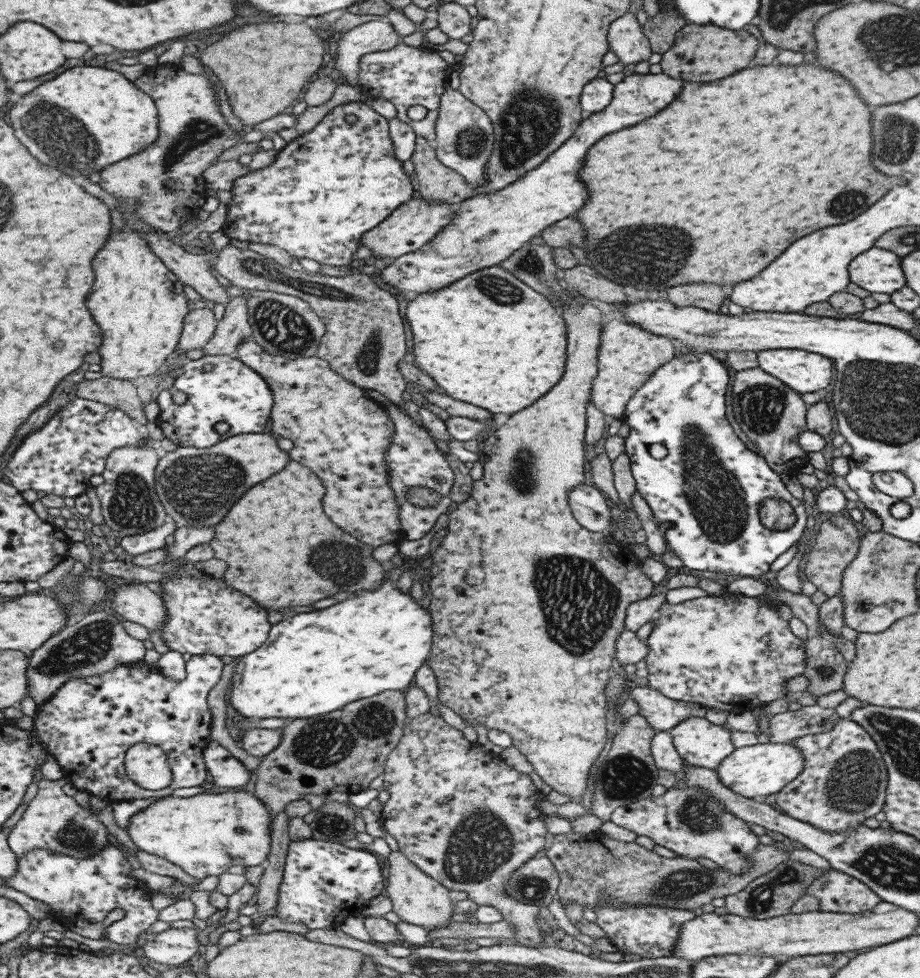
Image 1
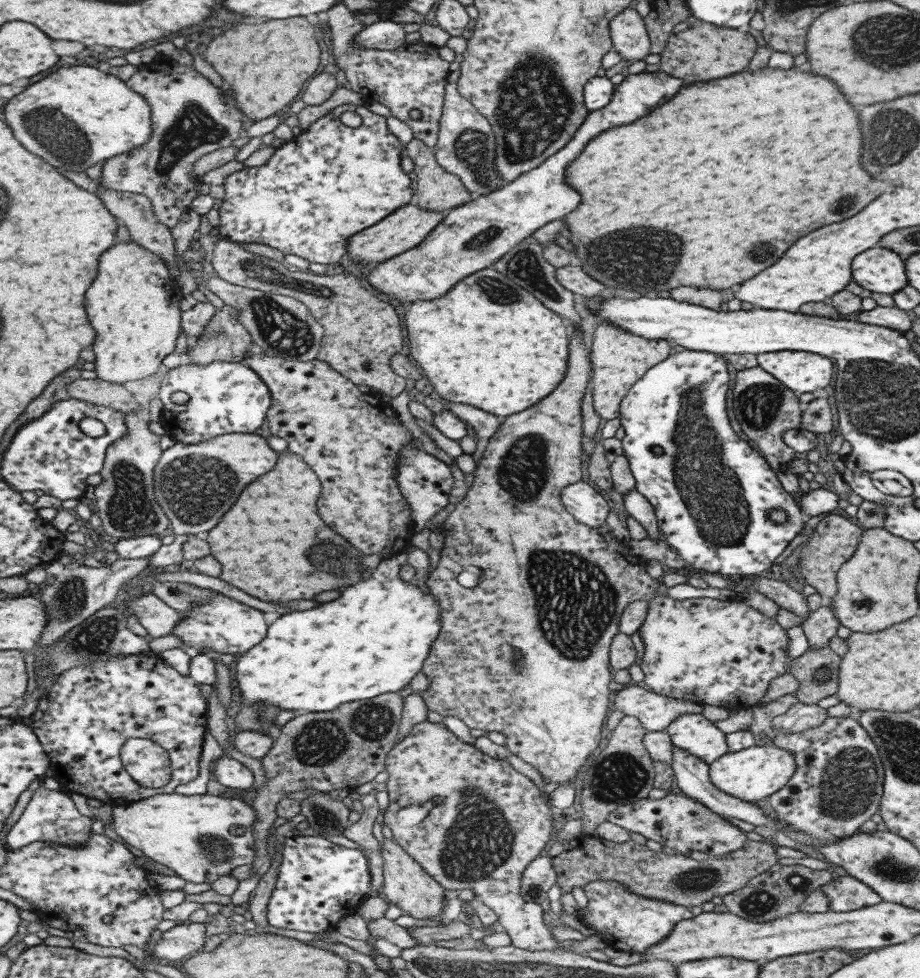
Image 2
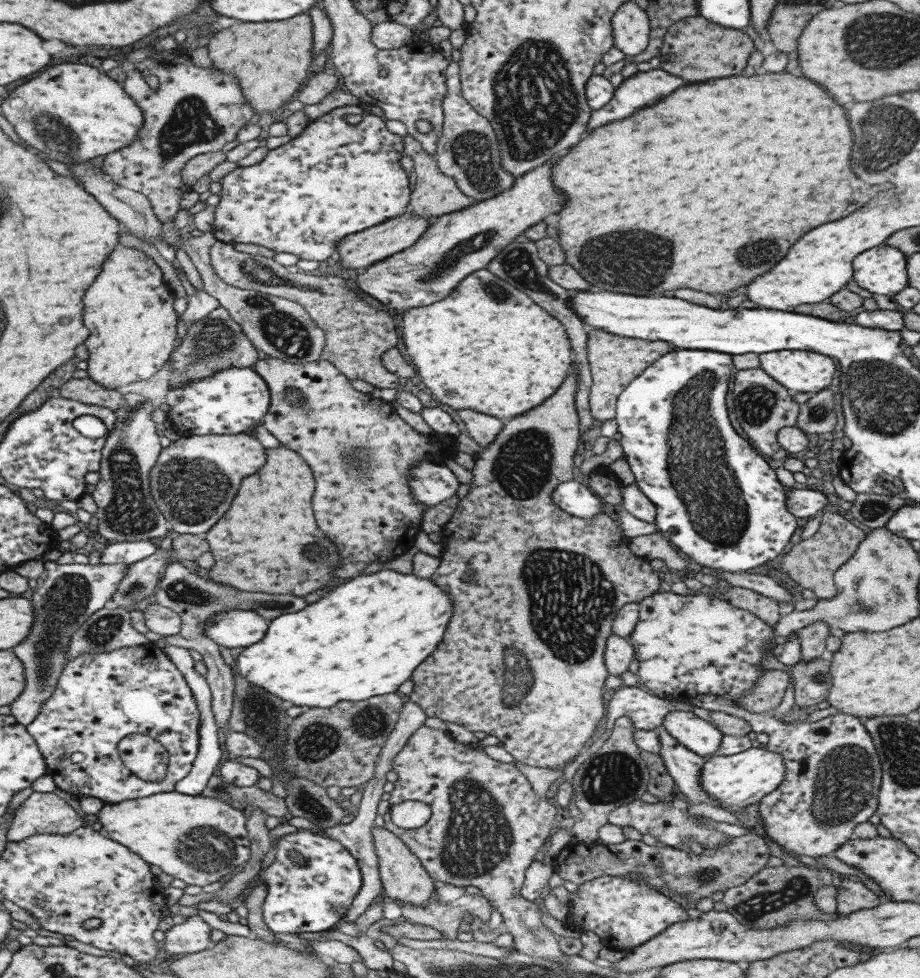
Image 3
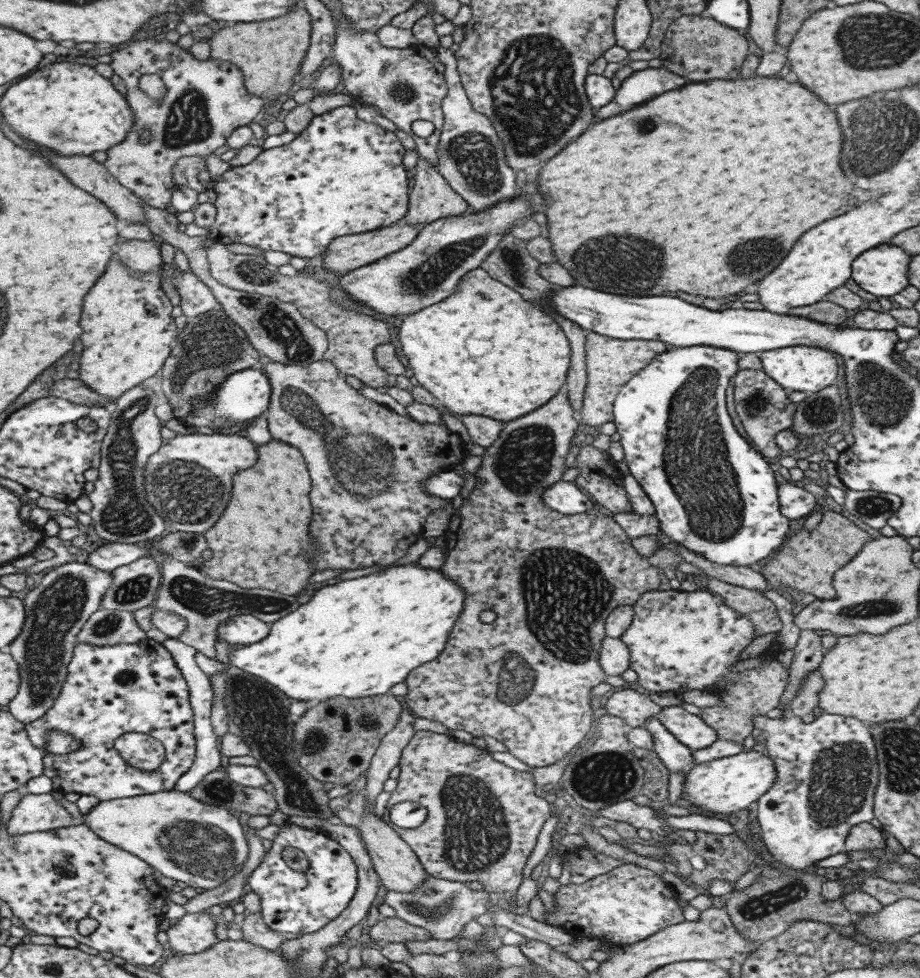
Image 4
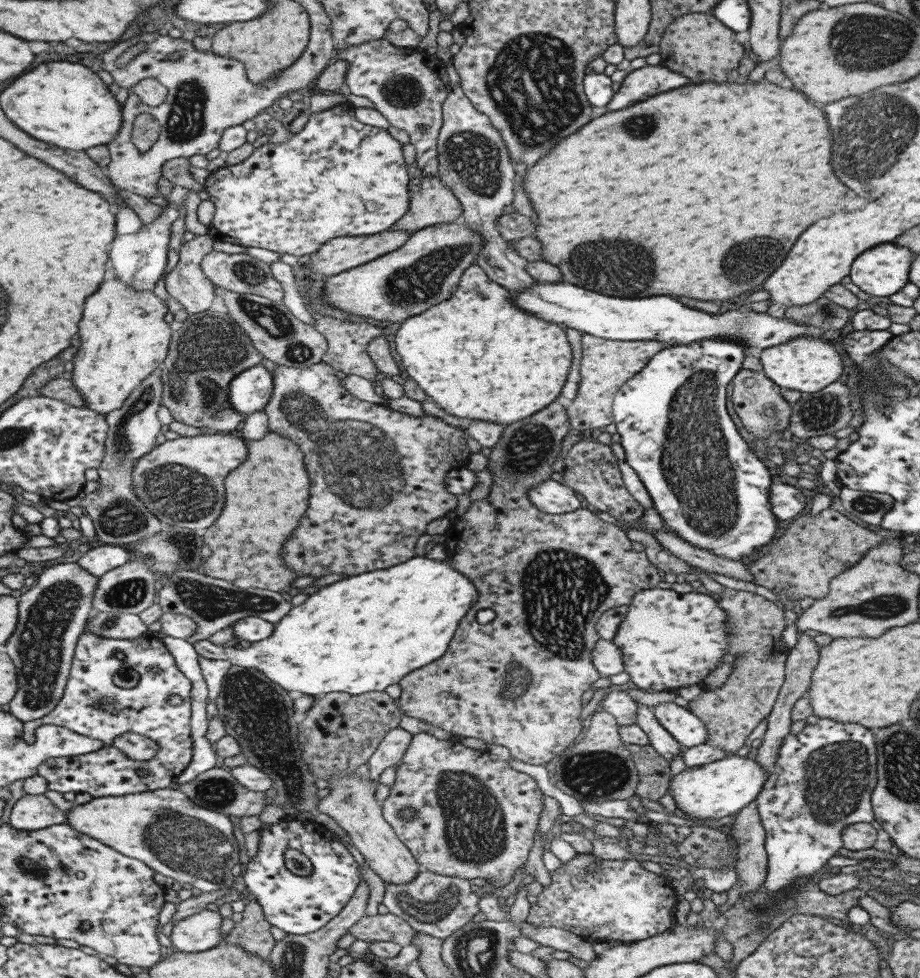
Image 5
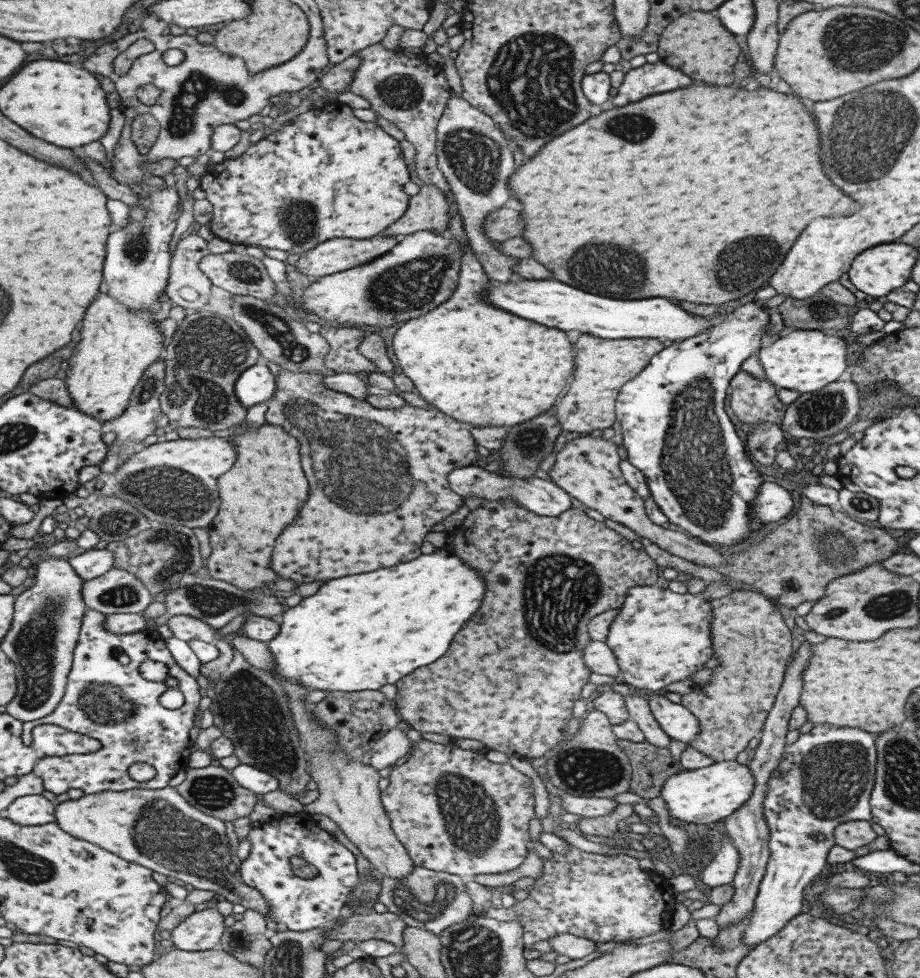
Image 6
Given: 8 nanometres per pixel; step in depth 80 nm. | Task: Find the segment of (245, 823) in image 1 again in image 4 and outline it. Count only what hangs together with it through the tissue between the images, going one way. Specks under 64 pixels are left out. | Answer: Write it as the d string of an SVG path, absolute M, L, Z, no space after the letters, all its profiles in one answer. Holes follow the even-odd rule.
M174 788L148 795L98 801L89 812L81 814L81 818L84 826L91 828L97 836L108 841L109 844L133 853L133 856L140 857L163 876L184 882L187 887L193 889L201 888L207 891L220 886L242 868L248 855L248 845L243 837L241 825L237 818L231 815L231 811L227 811L227 808L203 804L200 800L195 800L187 793L177 792Z

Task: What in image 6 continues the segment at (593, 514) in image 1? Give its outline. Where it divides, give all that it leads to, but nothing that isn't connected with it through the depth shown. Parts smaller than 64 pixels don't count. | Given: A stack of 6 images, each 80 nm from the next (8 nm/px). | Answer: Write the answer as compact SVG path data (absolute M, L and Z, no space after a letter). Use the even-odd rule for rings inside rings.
M469 465L449 472L446 480L449 489L463 498L482 498L484 501L495 502L501 498L508 498L539 516L557 516L571 506L571 496L555 487L549 480L541 480L541 478L527 478L527 480L519 480L513 476L507 478L507 476L499 476L496 472L487 472L482 466Z

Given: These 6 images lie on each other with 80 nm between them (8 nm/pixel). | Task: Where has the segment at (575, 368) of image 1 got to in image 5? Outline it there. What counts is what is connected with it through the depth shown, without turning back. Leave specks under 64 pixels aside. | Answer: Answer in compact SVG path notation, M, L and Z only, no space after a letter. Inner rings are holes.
M553 402L547 408L539 410L535 416L529 416L525 420L517 420L515 424L509 424L503 430L499 441L491 449L488 457L489 462L485 467L492 476L489 493L484 499L471 502L465 513L453 519L449 528L443 534L446 538L445 551L447 558L445 561L471 581L477 591L476 601L469 607L464 618L460 620L446 651L432 663L408 672L400 683L402 687L401 695L395 700L400 710L411 718L419 718L419 720L451 734L483 740L488 749L503 746L503 748L507 748L511 757L521 760L521 762L527 762L527 764L543 765L549 762L553 757L558 756L564 748L573 743L575 737L583 731L581 721L579 721L579 714L581 714L581 708L583 707L581 706L581 696L600 677L600 674L593 668L590 659L593 645L600 639L595 632L595 628L593 628L595 620L613 606L628 605L634 592L653 588L660 580L658 568L650 564L643 552L632 550L626 534L614 524L605 523L594 512L582 508L576 508L571 512L561 514L547 514L537 510L527 498L526 492L531 490L535 484L549 480L549 475L553 473L551 464L559 456L563 437L570 429L569 421L565 416L565 408L557 402ZM485 608L493 610L495 617L487 624L479 624L475 621L475 613L479 610L485 610Z

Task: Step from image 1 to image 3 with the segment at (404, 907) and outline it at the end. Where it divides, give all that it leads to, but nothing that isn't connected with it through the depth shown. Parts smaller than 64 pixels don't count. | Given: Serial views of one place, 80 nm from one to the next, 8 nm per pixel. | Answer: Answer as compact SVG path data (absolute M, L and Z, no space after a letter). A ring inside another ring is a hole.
M373 824L370 831L377 857L378 875L385 895L393 902L407 902L417 908L427 906L431 893L435 892L435 881L426 873L419 859L403 844L402 840L385 827Z

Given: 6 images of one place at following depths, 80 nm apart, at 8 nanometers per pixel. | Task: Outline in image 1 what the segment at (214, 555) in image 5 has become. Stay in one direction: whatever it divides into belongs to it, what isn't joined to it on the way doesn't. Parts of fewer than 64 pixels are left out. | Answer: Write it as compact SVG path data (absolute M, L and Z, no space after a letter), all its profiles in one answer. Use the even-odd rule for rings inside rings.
M289 459L284 467L275 476L249 488L214 525L208 546L213 550L215 559L227 564L221 578L224 584L246 594L259 606L265 607L265 610L305 606L335 592L354 593L361 589L370 591L378 587L383 580L382 565L372 559L371 547L343 532L325 516L322 511L325 490L321 481L309 468L297 461Z

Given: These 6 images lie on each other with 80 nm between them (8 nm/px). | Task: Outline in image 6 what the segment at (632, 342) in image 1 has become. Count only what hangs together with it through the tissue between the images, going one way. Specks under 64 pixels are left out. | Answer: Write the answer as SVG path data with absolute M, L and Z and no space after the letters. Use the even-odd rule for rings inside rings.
M587 334L577 338L575 346L575 370L573 382L555 406L555 416L561 431L589 433L610 428L615 420L615 401L621 384L631 380L641 368L657 354L666 342L649 340L601 340Z

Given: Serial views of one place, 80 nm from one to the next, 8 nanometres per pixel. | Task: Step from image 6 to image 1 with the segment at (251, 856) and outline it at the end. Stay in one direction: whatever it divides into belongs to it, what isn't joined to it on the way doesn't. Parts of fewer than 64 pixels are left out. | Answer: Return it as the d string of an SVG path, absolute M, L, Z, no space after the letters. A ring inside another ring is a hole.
M311 838L289 841L274 916L285 923L307 925L309 931L361 916L369 900L385 888L379 860L373 853L351 849L340 842Z

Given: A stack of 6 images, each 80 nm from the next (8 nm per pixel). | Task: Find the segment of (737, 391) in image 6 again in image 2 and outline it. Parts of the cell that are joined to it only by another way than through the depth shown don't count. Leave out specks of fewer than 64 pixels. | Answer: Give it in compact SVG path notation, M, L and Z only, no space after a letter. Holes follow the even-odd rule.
M755 366L736 372L731 390L731 402L741 432L747 434L747 438L753 442L757 453L765 459L768 466L775 472L791 470L796 462L797 453L783 443L781 435L785 434L785 431L801 429L803 407L798 401L797 394L785 388L762 368Z

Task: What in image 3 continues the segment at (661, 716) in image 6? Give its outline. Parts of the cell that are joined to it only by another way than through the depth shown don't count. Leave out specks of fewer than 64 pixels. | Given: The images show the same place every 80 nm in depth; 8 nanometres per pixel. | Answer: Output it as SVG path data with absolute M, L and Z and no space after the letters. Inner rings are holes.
M674 710L662 720L663 728L687 750L709 758L718 749L722 734L705 720L693 715L692 711Z

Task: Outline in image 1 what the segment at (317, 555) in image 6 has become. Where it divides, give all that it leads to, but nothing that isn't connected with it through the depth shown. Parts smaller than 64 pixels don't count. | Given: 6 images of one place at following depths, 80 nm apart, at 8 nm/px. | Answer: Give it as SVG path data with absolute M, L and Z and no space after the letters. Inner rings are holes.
M248 337L239 343L234 357L267 383L272 394L267 430L276 437L290 440L293 449L288 453L289 459L309 468L321 481L325 490L322 498L322 511L325 516L343 532L372 549L389 543L399 544L405 540L400 530L398 504L387 484L388 466L383 459L391 443L394 426L387 412L379 408L380 404L371 400L366 395L366 390L333 372L325 360L309 353L301 358L267 354Z

